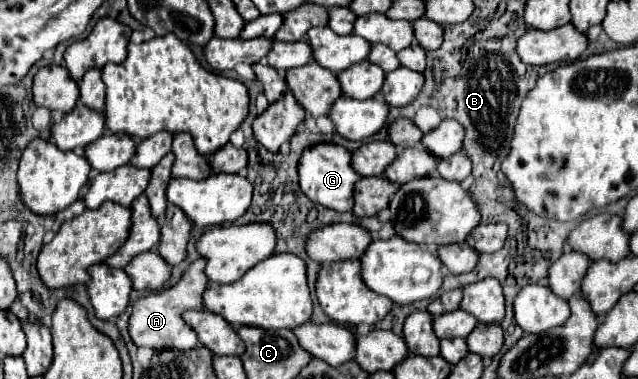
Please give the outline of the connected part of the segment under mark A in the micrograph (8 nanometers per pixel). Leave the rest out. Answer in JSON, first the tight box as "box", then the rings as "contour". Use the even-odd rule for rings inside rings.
{"box":[130,257,208,351],"contour":[[[202,257],[196,259],[186,269],[182,279],[174,287],[170,287],[166,291],[160,291],[160,293],[152,293],[148,297],[142,297],[132,305],[130,337],[138,347],[146,345],[146,347],[152,347],[152,349],[158,349],[158,351],[160,349],[188,351],[192,347],[198,347],[198,337],[194,335],[194,331],[190,331],[190,327],[186,327],[186,323],[182,319],[182,313],[188,311],[188,309],[202,309],[204,307],[202,293],[208,287],[204,267],[206,267],[206,259],[202,259]]]}

